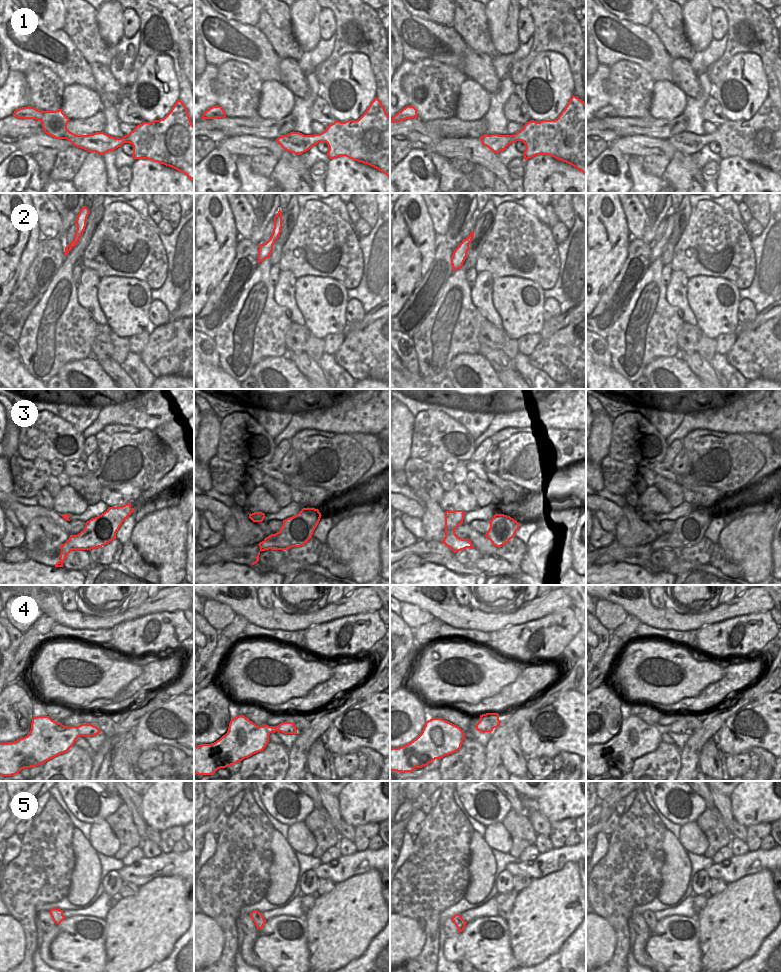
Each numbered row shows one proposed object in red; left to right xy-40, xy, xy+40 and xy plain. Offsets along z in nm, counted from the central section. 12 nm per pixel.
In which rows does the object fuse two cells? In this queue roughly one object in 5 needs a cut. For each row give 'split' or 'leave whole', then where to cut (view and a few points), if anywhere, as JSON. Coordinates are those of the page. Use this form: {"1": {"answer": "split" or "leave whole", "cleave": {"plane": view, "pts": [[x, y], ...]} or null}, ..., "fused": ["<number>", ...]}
{"1": {"answer": "leave whole", "cleave": null}, "2": {"answer": "leave whole", "cleave": null}, "3": {"answer": "split", "cleave": {"plane": "xy", "pts": [[262, 541], [262, 545], [269, 548]]}}, "4": {"answer": "leave whole", "cleave": null}, "5": {"answer": "leave whole", "cleave": null}, "fused": ["3"]}

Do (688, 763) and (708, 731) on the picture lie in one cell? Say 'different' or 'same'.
same

